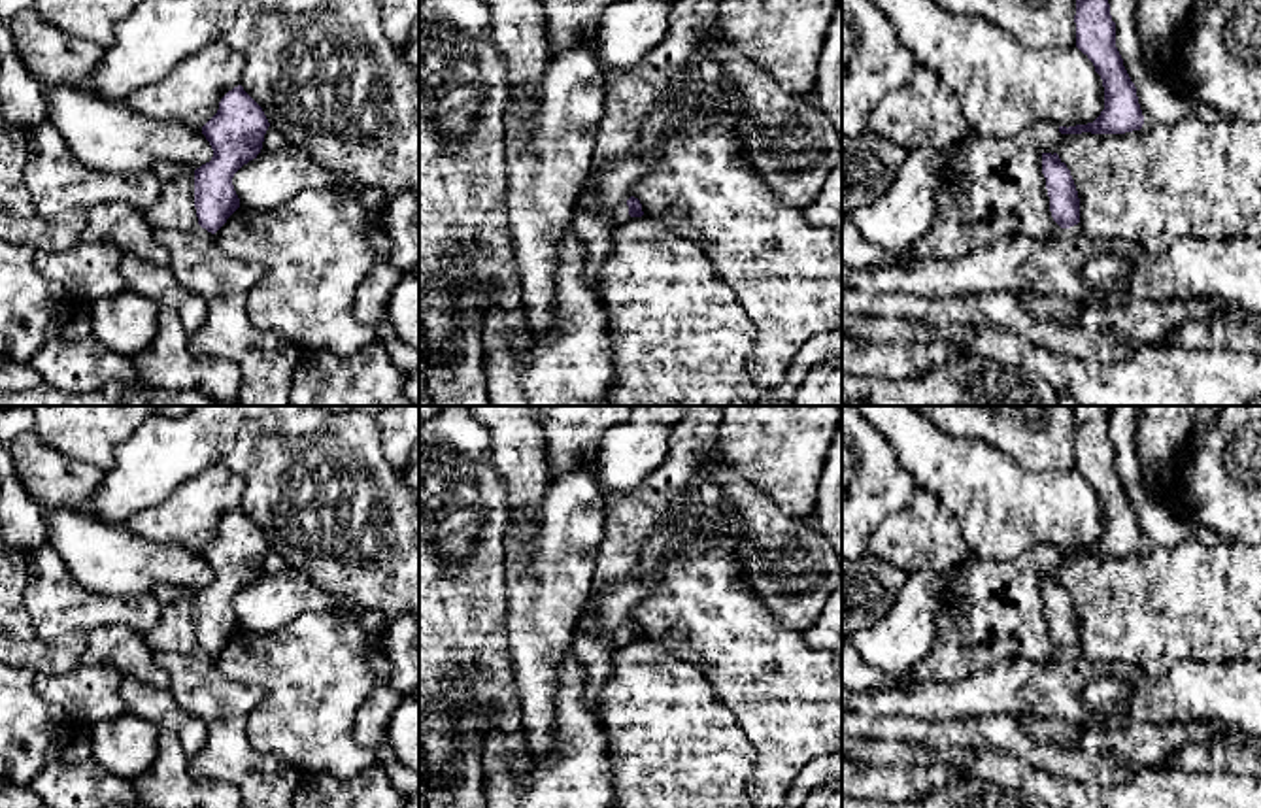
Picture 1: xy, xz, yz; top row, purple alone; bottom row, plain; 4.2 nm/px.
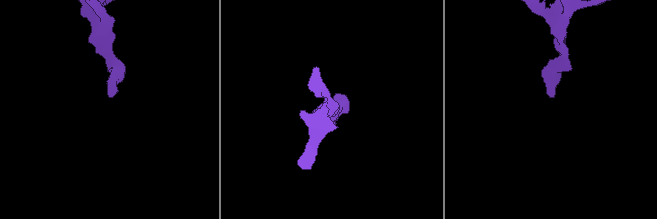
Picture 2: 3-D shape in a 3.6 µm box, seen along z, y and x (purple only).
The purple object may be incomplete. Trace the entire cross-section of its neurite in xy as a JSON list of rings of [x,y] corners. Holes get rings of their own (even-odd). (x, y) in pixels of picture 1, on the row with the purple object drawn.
[[[242,85],[228,91],[217,113],[202,126],[213,149],[210,162],[194,170],[194,208],[198,228],[153,228],[155,240],[168,251],[168,268],[176,281],[211,300],[247,295],[262,278],[264,266],[225,253],[215,232],[240,208],[234,174],[257,159],[270,123],[262,108]]]

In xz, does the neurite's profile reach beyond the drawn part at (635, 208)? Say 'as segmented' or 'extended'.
extended

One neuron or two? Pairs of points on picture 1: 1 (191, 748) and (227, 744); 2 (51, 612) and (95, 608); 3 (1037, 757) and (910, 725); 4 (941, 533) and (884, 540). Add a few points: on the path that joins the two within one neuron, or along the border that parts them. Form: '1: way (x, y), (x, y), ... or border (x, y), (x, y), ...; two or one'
1: border (208, 723), (204, 744), (189, 759); two
2: way (63, 606), (84, 608); one
3: way (1005, 733), (942, 733); one
4: way (927, 535), (897, 538); one

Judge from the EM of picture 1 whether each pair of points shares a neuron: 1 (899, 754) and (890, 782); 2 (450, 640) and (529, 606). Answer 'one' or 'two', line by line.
1: two
2: two

